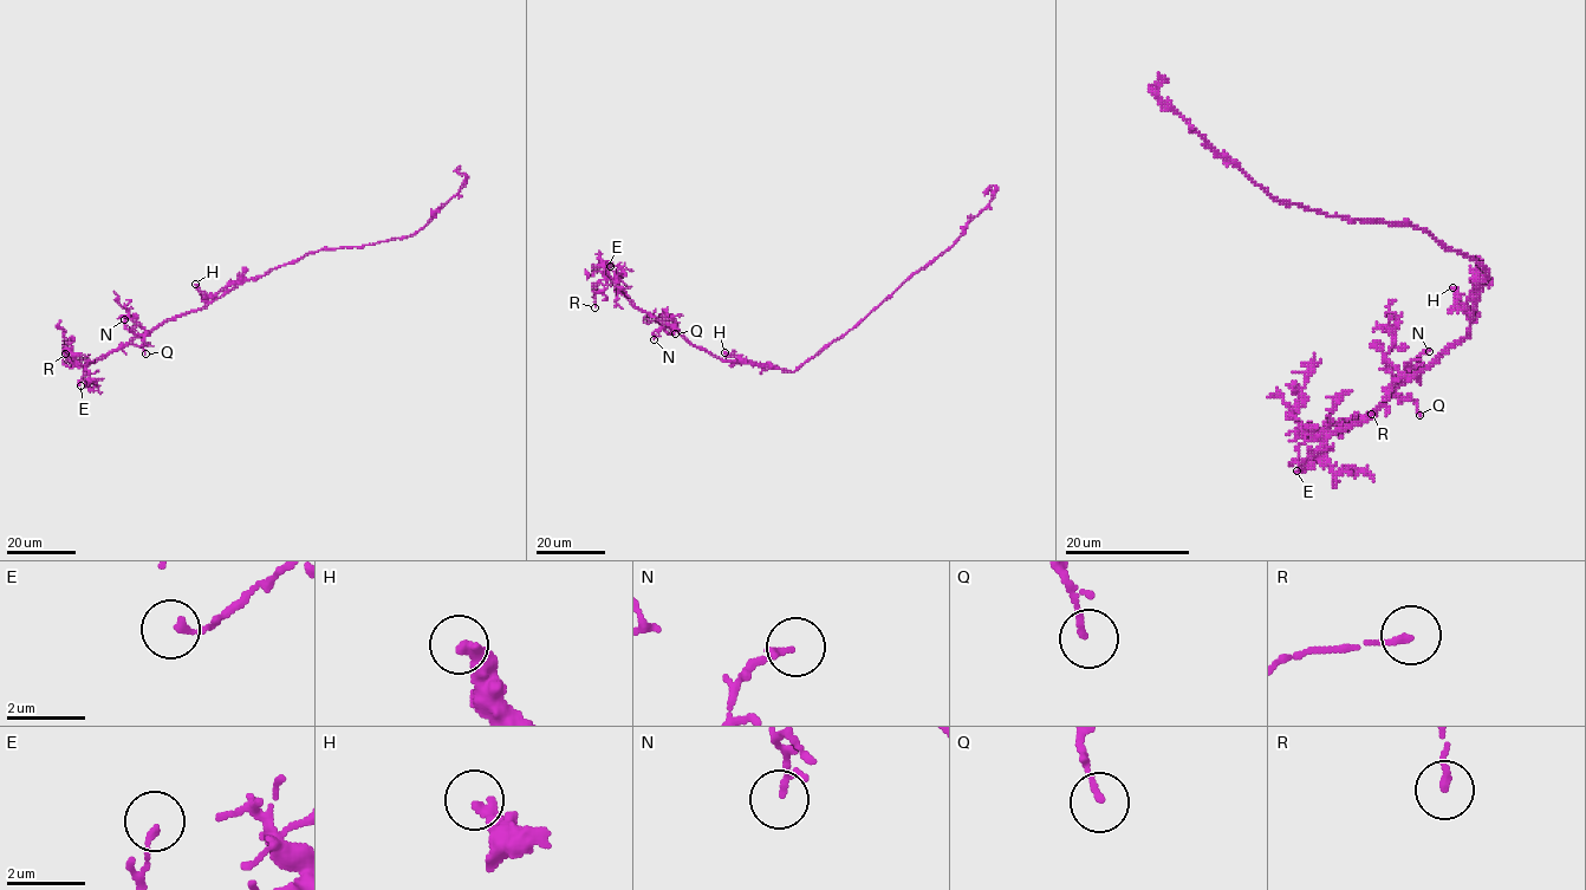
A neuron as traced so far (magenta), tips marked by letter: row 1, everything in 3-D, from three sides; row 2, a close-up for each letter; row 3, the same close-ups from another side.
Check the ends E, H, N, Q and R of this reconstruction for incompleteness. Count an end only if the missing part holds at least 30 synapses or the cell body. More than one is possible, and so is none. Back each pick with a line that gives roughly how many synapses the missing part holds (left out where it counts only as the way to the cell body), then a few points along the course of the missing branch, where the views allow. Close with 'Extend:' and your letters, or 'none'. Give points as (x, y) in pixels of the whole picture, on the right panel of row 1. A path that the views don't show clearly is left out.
Extend: none

